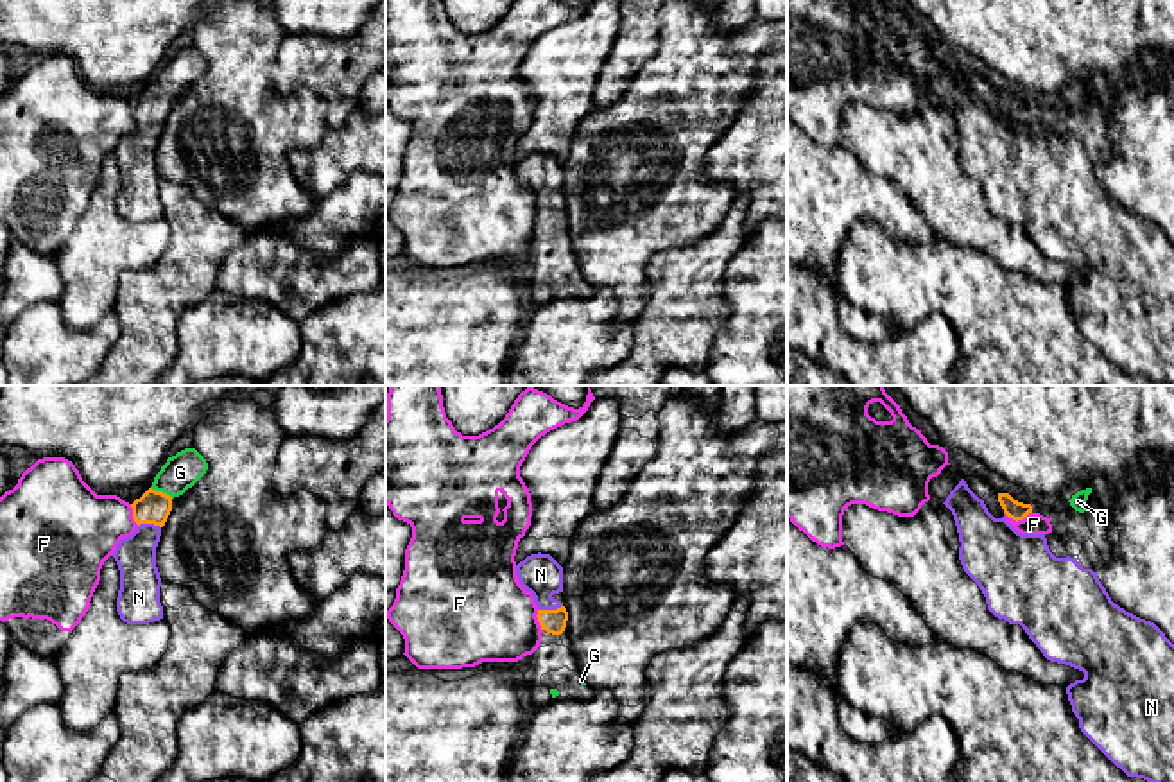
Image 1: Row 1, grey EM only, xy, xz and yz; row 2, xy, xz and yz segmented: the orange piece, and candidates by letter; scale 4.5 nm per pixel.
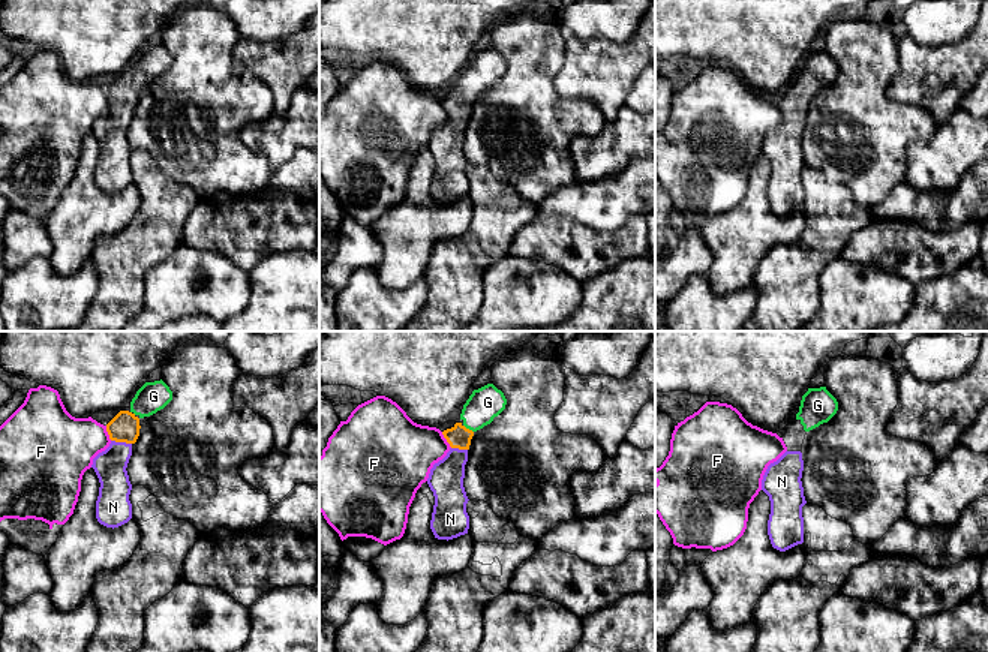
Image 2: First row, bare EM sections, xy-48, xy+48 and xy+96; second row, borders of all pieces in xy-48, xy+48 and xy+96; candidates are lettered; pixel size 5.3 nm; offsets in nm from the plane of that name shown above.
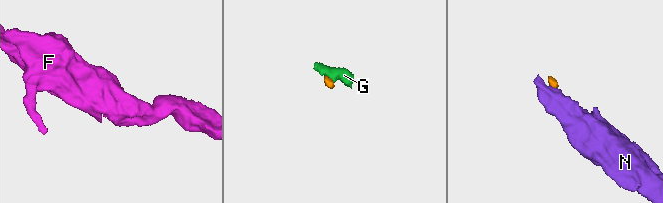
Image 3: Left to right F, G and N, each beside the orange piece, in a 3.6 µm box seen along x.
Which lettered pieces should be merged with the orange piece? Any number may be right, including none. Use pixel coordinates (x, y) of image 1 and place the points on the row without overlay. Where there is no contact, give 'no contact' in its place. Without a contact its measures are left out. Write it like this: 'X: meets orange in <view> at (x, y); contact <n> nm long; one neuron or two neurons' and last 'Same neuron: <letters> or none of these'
F: meets orange in yz at (1018, 117); contact 130 nm long; two neurons
G: meets orange in xy at (162, 90); contact 120 nm long; one neuron
N: meets orange in xz at (549, 208); contact 110 nm long; one neuron
Same neuron: G, N

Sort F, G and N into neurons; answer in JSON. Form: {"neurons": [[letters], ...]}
{"neurons": [["F"], ["G", "N"]]}

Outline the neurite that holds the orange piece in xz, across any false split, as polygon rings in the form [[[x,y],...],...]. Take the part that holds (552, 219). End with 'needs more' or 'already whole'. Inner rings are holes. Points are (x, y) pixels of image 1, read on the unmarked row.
[[[531,152],[516,163],[520,183],[532,192],[541,228],[561,233],[568,210],[554,192],[563,190],[563,165],[550,152]]]; needs more

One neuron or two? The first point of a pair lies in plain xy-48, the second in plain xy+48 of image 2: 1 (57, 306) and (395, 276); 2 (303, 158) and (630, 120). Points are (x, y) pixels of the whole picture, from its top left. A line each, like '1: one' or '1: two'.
1: two
2: two

